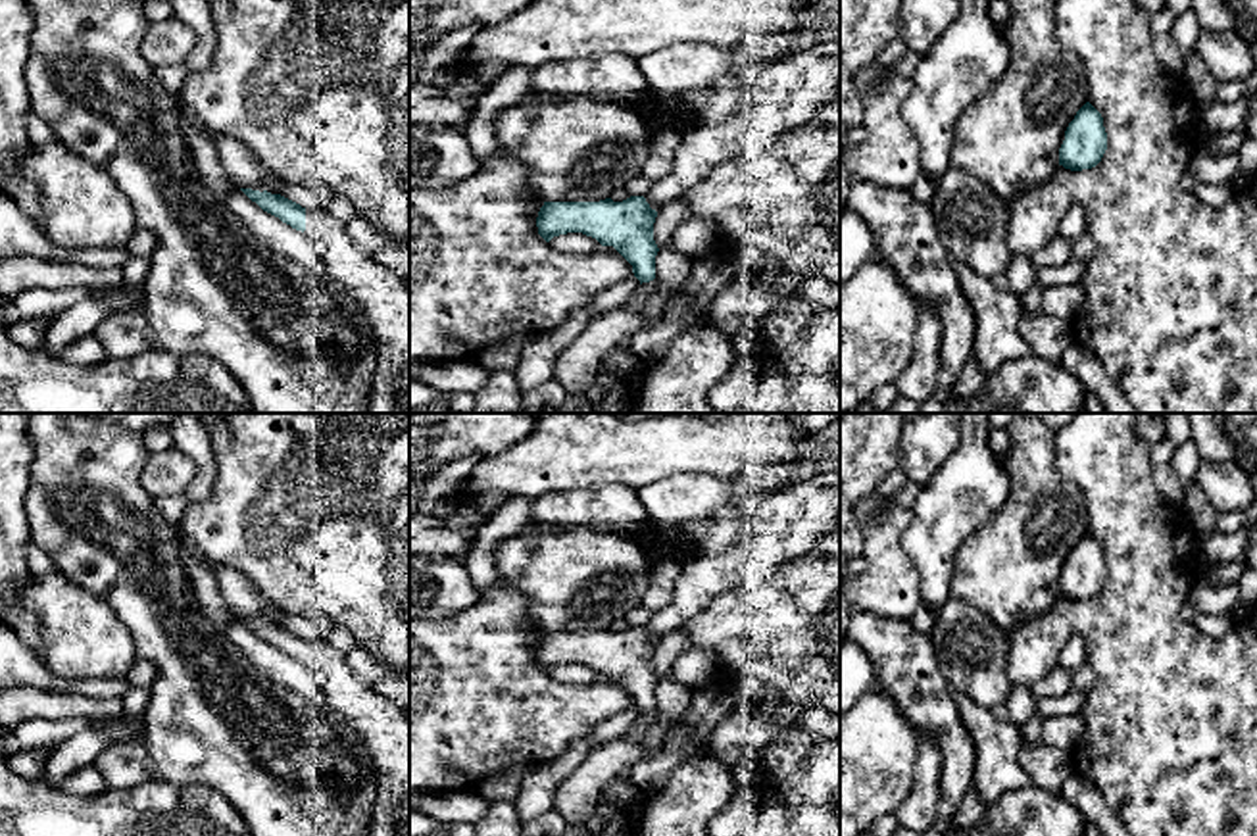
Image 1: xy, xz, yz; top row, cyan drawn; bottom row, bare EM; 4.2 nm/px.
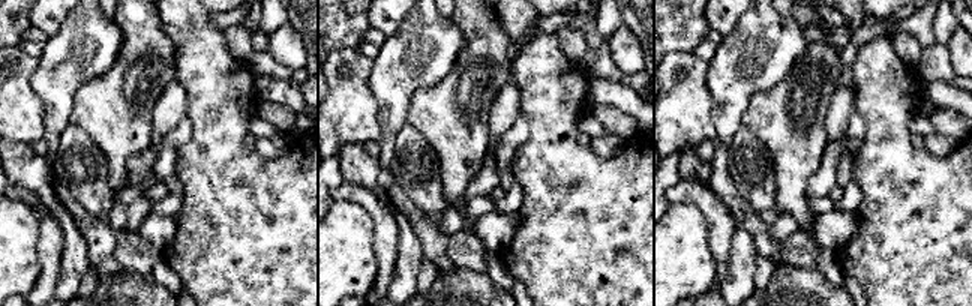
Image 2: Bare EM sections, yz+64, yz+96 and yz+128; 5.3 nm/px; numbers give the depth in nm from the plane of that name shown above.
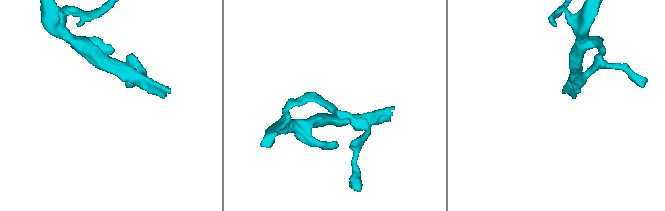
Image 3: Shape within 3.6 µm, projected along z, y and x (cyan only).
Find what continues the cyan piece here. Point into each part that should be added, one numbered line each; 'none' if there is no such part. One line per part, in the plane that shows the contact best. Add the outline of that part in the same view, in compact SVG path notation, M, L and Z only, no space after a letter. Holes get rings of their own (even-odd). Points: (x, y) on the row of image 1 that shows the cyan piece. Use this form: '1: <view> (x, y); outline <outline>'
1: xy (385, 298); outline M306 209L306 231L325 250L325 273L342 283L363 307L373 331L375 373L371 379L369 413L409 413L409 288L394 271L365 254L327 209Z

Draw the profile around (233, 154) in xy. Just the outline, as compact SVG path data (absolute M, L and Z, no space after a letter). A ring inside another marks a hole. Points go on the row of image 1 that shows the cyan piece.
M217 135L213 136L213 146L219 163L223 169L265 169L265 165L248 150L246 144L229 136Z

